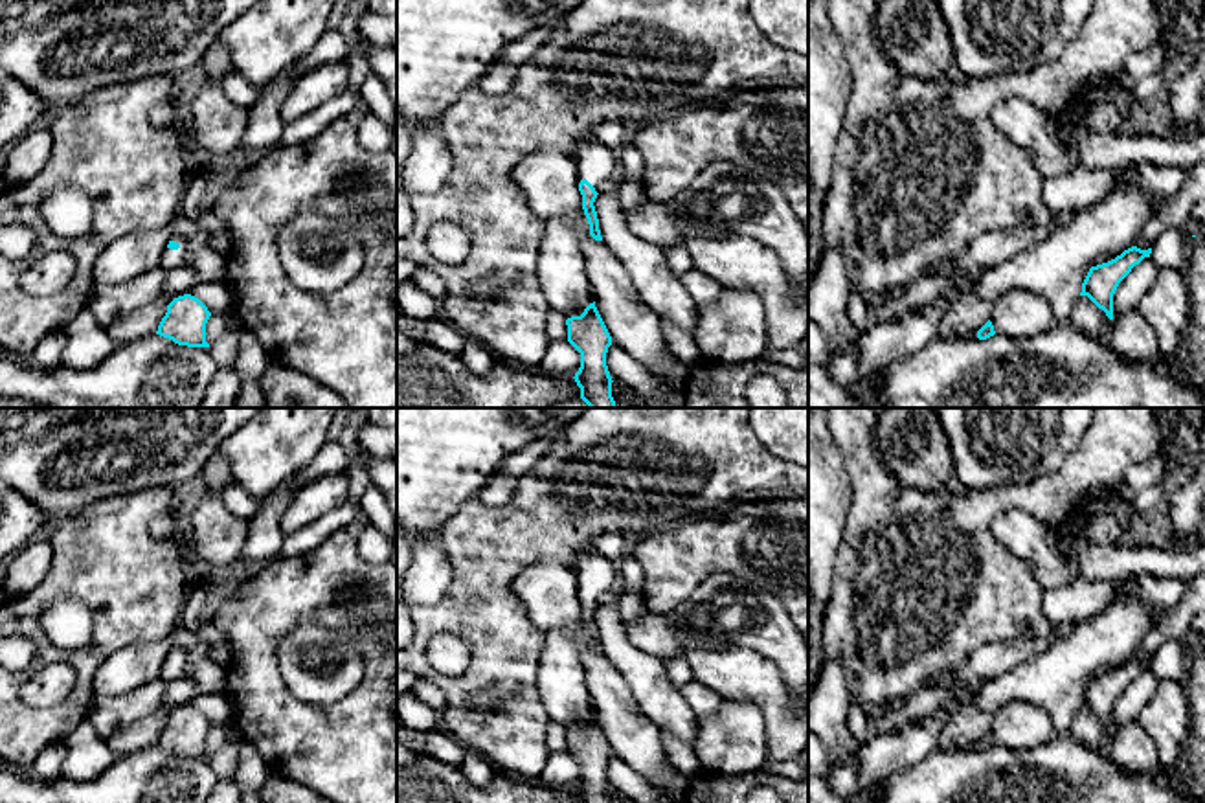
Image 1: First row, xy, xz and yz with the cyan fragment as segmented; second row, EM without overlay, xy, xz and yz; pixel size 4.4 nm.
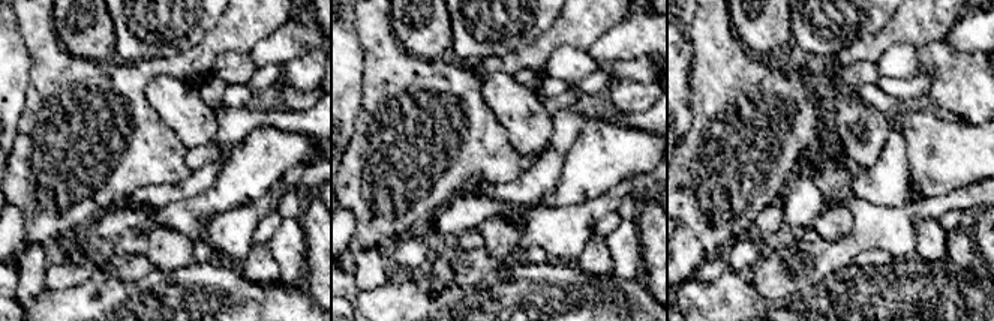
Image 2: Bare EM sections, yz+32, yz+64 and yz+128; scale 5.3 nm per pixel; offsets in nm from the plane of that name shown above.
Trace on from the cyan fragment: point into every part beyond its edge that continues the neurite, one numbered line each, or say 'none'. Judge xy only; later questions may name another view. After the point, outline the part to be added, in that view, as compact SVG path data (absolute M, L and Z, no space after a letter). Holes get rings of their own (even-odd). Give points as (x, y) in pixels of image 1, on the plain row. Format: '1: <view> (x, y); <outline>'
1: xy (171, 671); M176 638L176 643L175 643L171 652L178 654L180 660L178 662L171 662L171 660L163 662L160 680L165 685L175 682L175 680L191 676L191 665L193 665L191 641L193 641L193 638Z

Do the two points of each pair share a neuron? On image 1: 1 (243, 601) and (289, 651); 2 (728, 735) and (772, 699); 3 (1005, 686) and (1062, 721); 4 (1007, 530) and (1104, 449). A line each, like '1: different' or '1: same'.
1: different
2: different
3: same
4: different

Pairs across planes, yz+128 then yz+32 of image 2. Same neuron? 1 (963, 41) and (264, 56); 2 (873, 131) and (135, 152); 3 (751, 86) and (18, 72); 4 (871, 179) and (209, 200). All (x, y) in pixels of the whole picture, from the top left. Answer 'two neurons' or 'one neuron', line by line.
1: one neuron
2: two neurons
3: two neurons
4: two neurons

